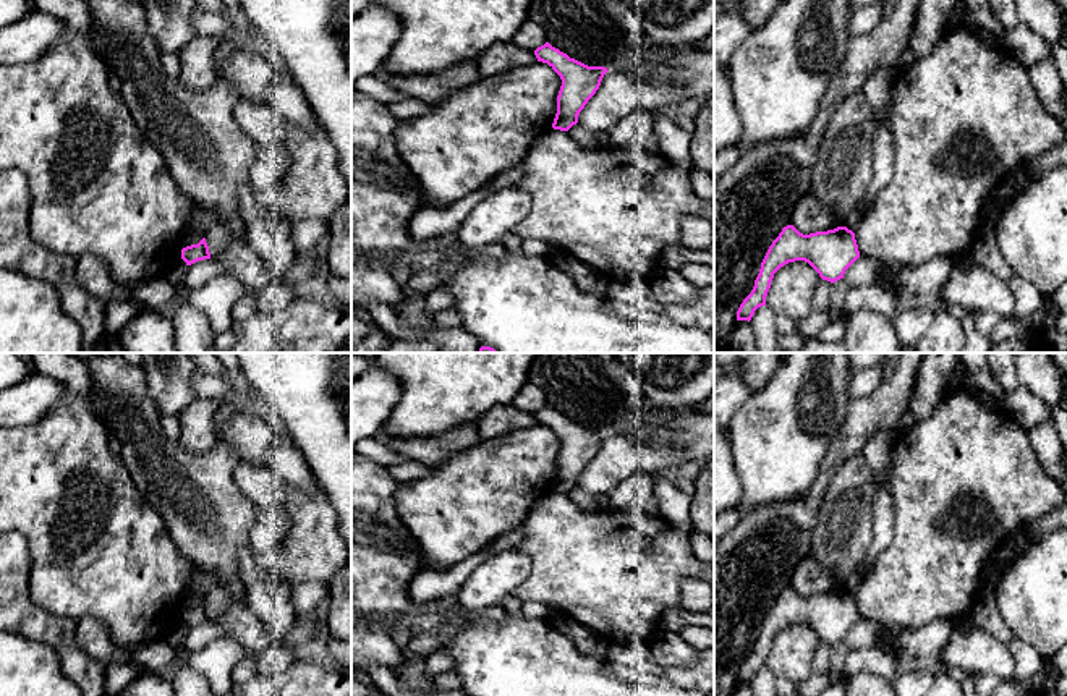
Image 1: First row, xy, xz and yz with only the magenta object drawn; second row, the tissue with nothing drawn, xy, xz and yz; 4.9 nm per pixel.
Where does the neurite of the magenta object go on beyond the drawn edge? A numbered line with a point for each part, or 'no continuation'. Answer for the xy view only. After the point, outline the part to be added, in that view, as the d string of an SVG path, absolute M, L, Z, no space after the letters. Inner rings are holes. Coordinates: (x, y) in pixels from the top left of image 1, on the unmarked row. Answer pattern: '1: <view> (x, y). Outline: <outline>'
no continuation

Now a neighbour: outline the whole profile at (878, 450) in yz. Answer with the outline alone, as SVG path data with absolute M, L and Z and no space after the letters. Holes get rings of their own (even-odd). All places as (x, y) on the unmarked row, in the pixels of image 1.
M879 431L866 440L861 450L861 455L874 471L876 489L886 482L891 474L895 435L897 434L891 431Z

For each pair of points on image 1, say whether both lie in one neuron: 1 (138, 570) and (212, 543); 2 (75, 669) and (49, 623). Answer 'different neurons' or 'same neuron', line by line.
1: different neurons
2: same neuron

